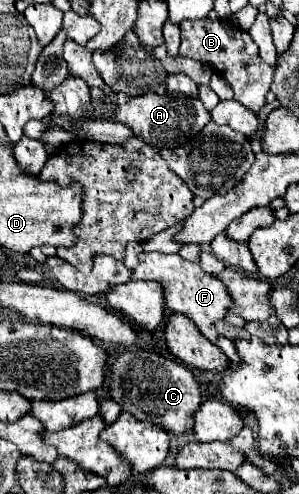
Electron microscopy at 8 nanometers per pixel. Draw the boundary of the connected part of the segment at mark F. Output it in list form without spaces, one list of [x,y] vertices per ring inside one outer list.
[[[142,253],[140,255],[140,265],[134,269],[132,279],[162,281],[164,287],[166,287],[164,297],[166,297],[168,309],[174,311],[174,313],[182,313],[182,315],[190,317],[206,339],[210,339],[212,343],[218,341],[218,333],[216,333],[214,323],[222,321],[226,317],[226,313],[232,309],[234,301],[232,301],[226,285],[220,279],[204,273],[198,263],[190,263],[190,261],[182,259],[178,253],[172,253],[172,255]]]

